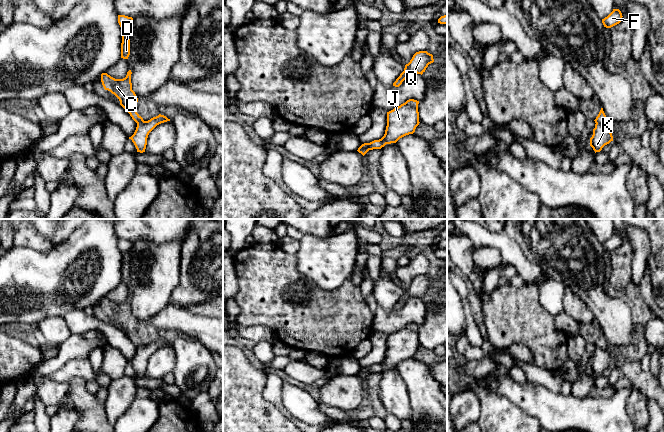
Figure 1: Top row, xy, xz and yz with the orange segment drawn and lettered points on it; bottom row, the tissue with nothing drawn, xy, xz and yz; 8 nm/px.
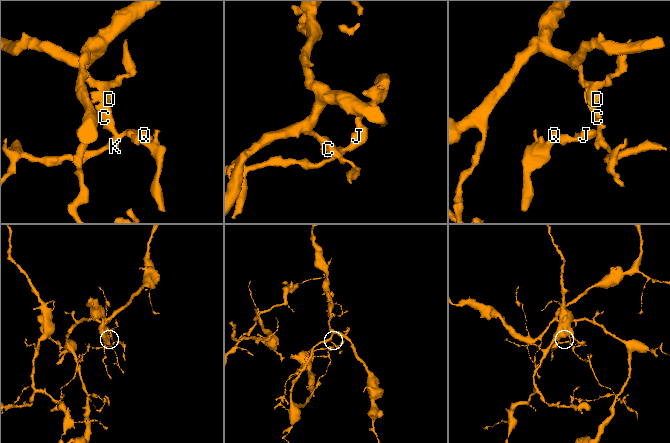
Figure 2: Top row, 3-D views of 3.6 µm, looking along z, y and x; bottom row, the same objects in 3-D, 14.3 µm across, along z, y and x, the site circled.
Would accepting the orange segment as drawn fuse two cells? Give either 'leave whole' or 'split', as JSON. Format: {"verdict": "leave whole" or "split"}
{"verdict": "split"}

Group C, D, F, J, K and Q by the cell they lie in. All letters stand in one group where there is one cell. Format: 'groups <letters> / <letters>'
groups C D F / J K Q

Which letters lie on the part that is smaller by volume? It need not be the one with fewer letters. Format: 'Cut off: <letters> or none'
Cut off: J, K, Q

